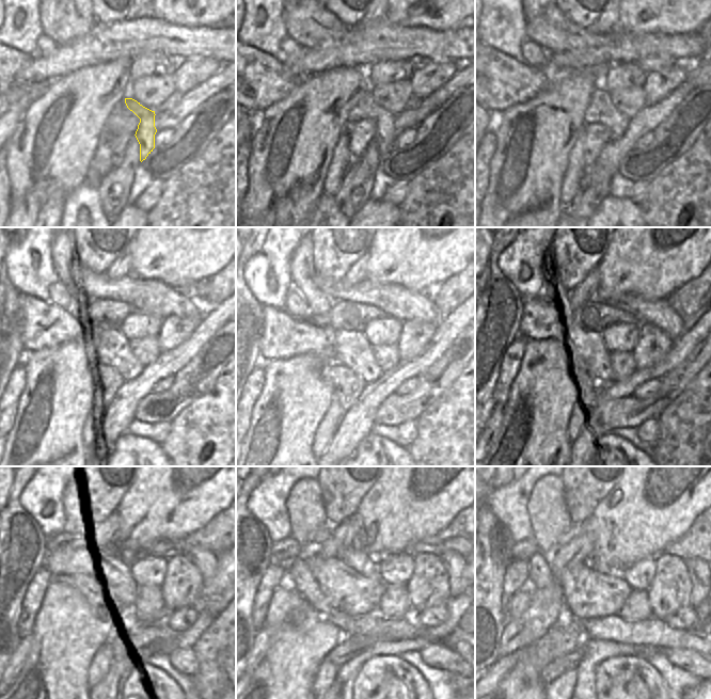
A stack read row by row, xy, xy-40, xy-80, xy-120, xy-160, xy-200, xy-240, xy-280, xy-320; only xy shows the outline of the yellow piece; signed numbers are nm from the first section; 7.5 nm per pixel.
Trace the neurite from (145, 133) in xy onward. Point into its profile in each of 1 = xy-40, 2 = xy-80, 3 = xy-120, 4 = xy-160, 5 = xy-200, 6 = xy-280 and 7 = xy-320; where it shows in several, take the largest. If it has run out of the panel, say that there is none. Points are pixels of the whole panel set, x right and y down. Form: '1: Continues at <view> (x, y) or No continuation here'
1: Continues at xy-40 (364, 107)
2: Continues at xy-80 (601, 110)
3: Continues at xy-120 (113, 349)
4: Continues at xy-160 (351, 348)
5: Continues at xy-200 (588, 348)
6: Continues at xy-280 (301, 577)
7: Continues at xy-320 (539, 573)

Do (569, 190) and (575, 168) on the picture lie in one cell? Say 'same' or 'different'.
same

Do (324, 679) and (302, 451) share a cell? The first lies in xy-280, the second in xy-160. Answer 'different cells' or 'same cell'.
different cells

